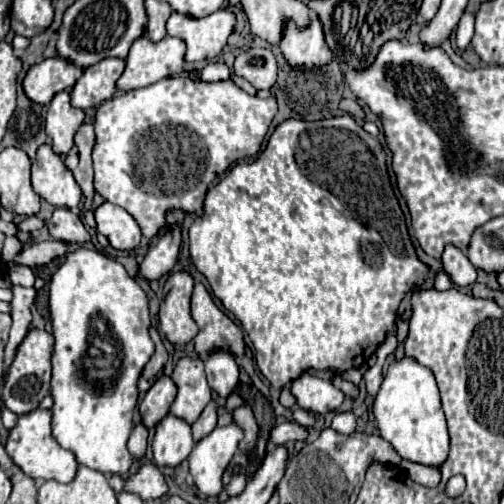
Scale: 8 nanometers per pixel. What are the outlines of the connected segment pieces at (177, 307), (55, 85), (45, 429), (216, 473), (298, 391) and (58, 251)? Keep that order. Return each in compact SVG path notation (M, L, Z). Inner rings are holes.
M173 272L163 286L163 302L159 308L159 330L171 344L191 342L199 328L191 318L189 300L193 292L193 278L187 272Z
M59 56L45 58L29 68L27 76L23 78L23 90L31 102L49 104L57 92L71 88L81 74L81 68Z
M33 410L17 418L17 424L9 430L9 438L5 442L5 452L11 460L33 480L57 480L57 482L71 482L77 472L77 460L69 450L63 450L57 440L51 436L51 422L49 410Z
M237 424L217 426L211 434L201 438L189 454L189 472L195 486L205 496L217 496L223 490L221 476L237 452L243 430Z
M303 374L301 378L293 380L291 392L303 410L321 416L337 410L345 400L345 394L333 384L333 380L323 380L311 374Z
M47 240L39 244L31 244L27 250L15 256L15 264L25 264L25 266L39 266L47 264L57 256L63 256L67 250L67 244L57 242L57 240Z

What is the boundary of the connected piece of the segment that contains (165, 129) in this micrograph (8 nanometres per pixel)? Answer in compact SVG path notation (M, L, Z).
M169 76L145 88L119 92L111 100L105 100L95 114L95 144L91 152L95 192L107 202L125 208L139 224L141 234L153 240L167 226L165 210L181 208L187 214L201 214L209 184L237 160L259 152L275 114L277 100L273 96L267 100L249 96L231 80L201 82L187 76Z

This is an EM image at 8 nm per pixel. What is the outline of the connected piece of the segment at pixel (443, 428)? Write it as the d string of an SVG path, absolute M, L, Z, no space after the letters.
M405 356L389 364L373 402L373 416L377 420L379 434L397 450L401 458L421 462L425 466L441 466L441 462L445 462L449 452L449 434L439 388L433 372L415 358Z

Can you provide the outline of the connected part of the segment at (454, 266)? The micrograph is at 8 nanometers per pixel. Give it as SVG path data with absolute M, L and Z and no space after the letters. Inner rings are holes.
M447 246L443 252L443 268L449 274L451 282L457 286L469 286L475 282L477 278L477 270L475 266L469 262L467 254L455 246Z

